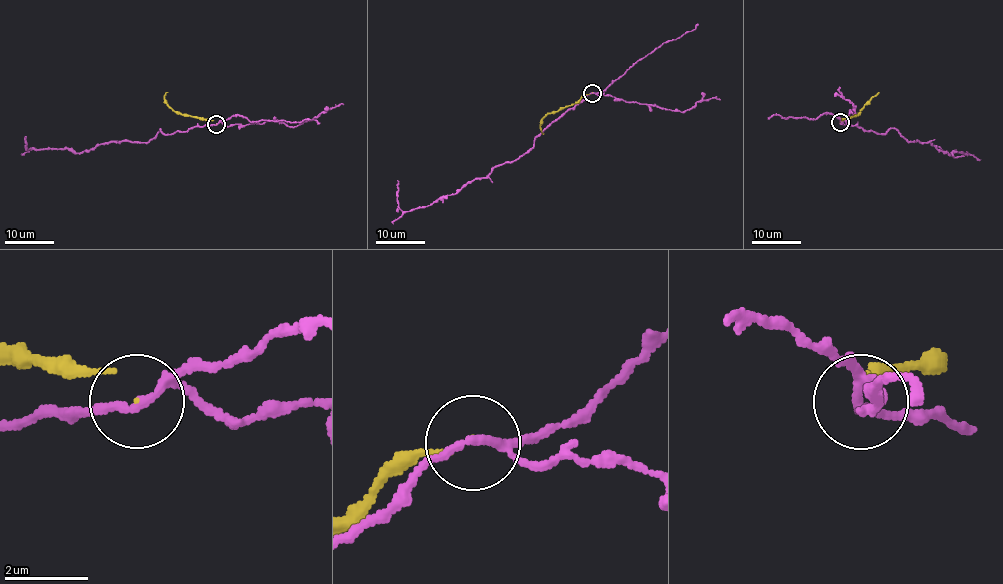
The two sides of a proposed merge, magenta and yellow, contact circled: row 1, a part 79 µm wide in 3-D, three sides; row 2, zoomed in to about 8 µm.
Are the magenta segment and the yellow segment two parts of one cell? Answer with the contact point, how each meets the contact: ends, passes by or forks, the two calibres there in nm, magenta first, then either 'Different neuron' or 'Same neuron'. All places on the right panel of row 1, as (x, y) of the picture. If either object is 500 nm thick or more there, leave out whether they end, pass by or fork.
Place: (840, 122). At the ring magenta forks. At the ring yellow ends. Thickness 160 nm (magenta) against 30 nm. Different neuron

